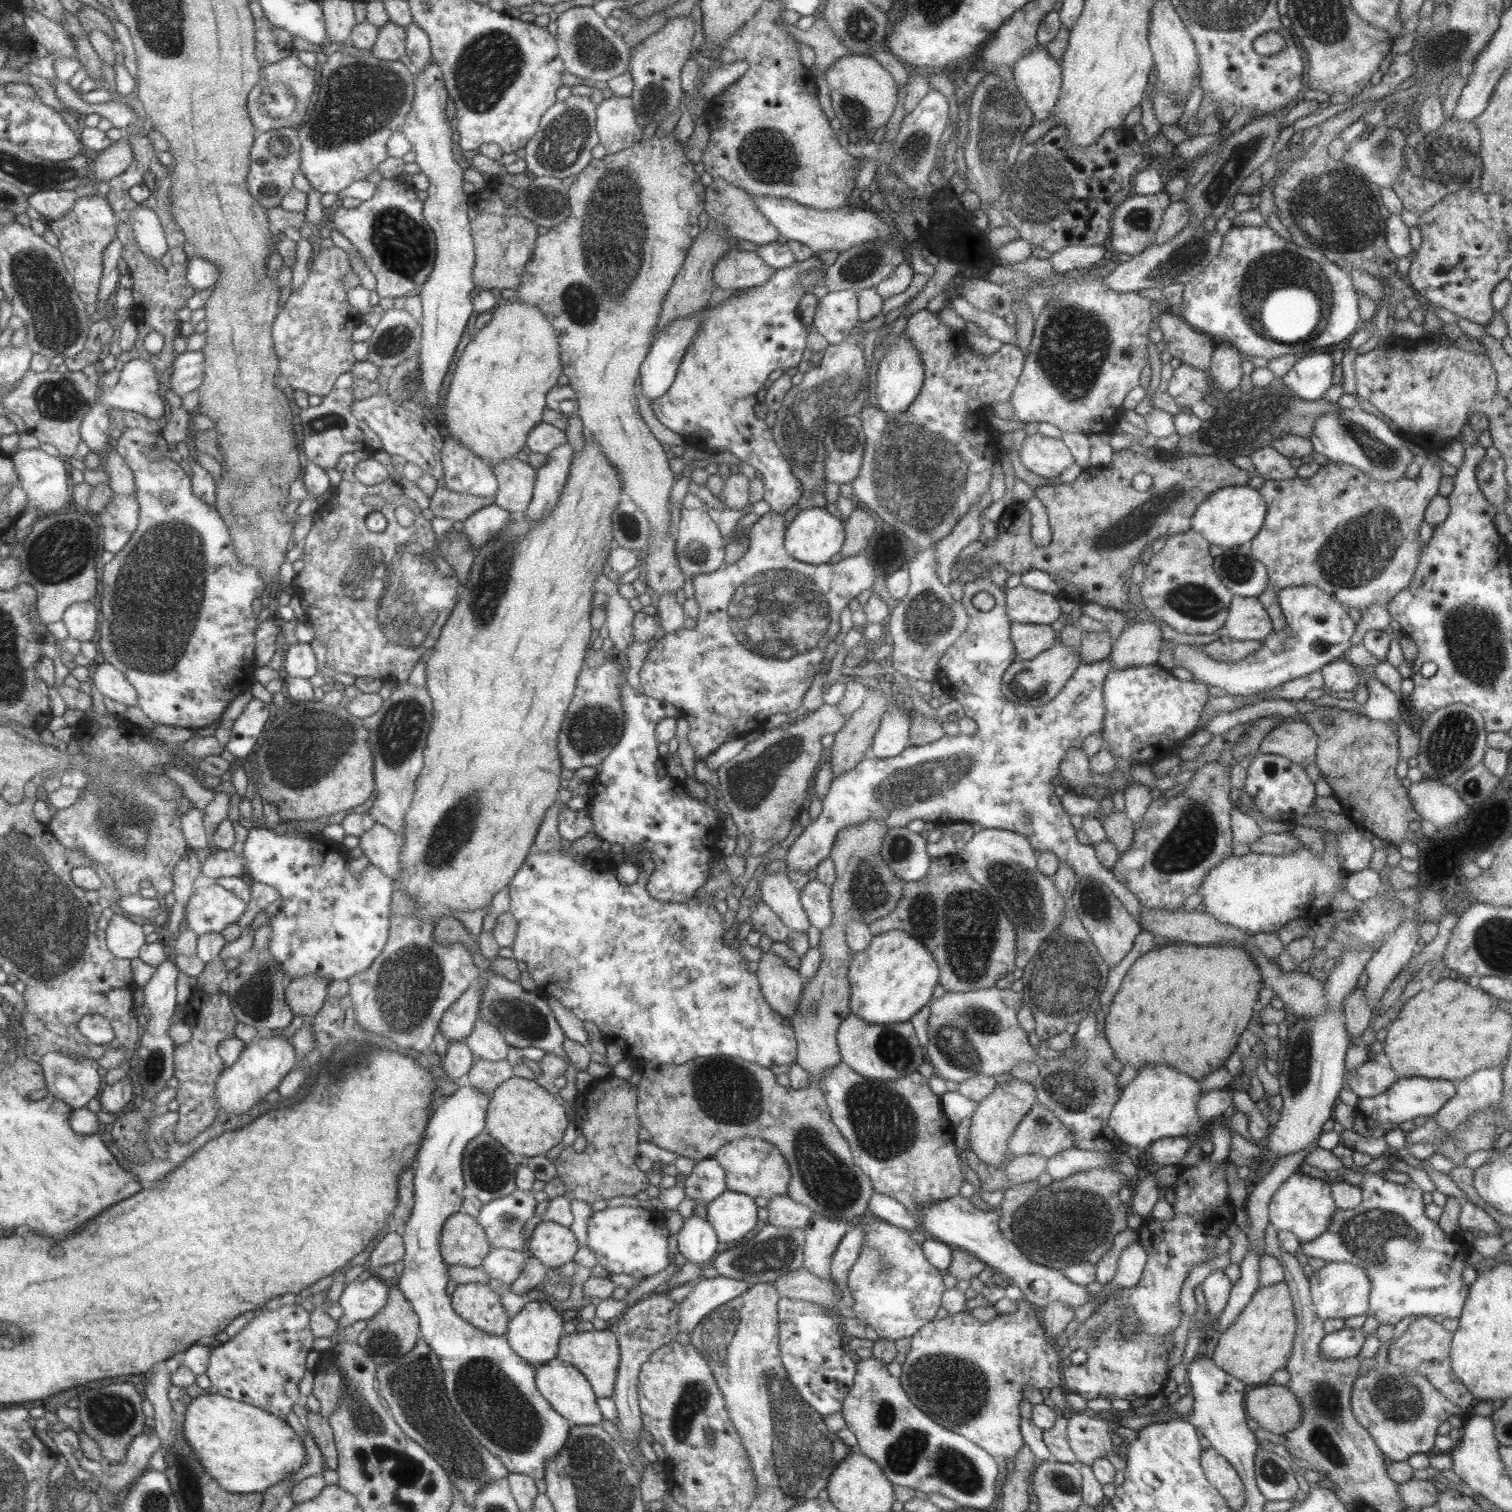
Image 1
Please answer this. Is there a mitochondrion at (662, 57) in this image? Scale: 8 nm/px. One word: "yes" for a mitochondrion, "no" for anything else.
no

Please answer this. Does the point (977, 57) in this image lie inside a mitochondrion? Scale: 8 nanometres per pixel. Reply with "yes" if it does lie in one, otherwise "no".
no

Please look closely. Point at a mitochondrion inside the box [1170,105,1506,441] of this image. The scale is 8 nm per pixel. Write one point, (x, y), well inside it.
(1332, 205)

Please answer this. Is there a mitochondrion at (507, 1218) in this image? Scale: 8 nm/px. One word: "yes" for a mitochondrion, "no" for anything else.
yes

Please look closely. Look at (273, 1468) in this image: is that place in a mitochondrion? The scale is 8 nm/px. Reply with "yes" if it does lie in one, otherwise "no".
no

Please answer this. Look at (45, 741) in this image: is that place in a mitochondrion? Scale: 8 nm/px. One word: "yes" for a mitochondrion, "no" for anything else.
no

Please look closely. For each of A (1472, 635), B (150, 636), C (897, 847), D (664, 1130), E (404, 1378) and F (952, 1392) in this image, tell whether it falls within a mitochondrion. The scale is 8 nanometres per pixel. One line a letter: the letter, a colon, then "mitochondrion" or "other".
A: mitochondrion
B: mitochondrion
C: mitochondrion
D: other
E: mitochondrion
F: mitochondrion

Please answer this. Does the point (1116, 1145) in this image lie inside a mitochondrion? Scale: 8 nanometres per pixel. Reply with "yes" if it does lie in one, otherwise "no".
no

